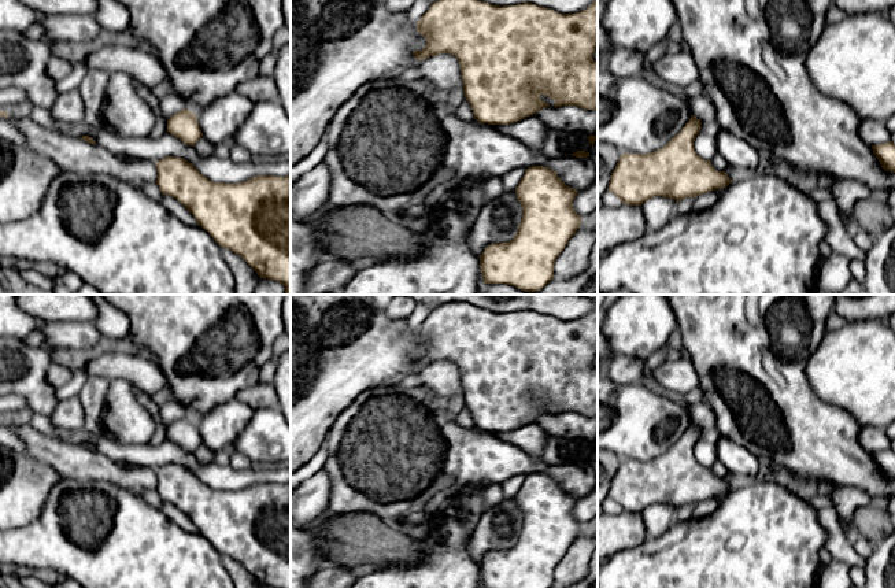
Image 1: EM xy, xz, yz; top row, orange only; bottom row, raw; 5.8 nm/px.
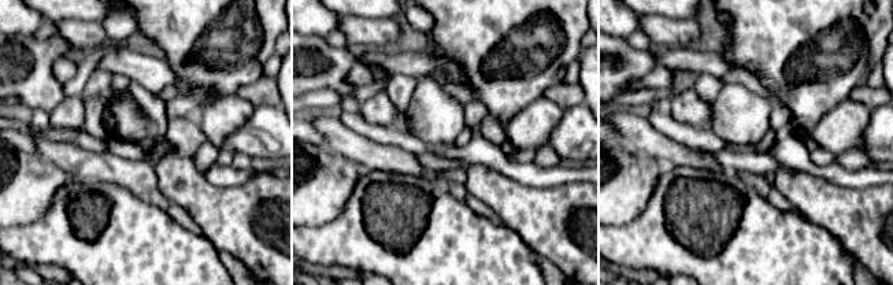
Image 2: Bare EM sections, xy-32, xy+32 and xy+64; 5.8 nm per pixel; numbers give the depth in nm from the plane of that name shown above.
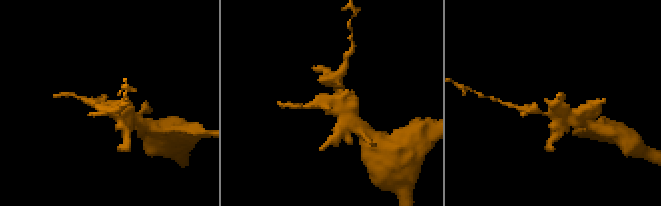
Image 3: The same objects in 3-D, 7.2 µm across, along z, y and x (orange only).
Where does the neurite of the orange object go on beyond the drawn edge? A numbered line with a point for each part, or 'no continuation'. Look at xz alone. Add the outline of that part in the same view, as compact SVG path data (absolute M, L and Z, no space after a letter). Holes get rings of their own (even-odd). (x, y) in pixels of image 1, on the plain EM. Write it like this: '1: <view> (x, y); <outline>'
no continuation

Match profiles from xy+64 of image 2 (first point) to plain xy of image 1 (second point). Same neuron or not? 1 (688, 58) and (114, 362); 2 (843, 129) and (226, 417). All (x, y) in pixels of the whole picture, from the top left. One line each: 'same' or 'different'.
1: same
2: same

